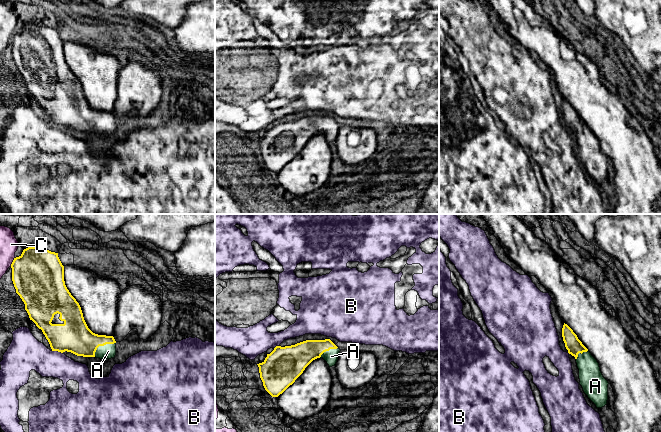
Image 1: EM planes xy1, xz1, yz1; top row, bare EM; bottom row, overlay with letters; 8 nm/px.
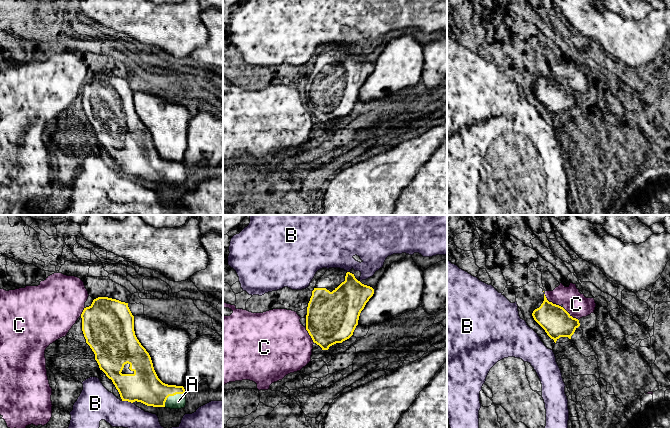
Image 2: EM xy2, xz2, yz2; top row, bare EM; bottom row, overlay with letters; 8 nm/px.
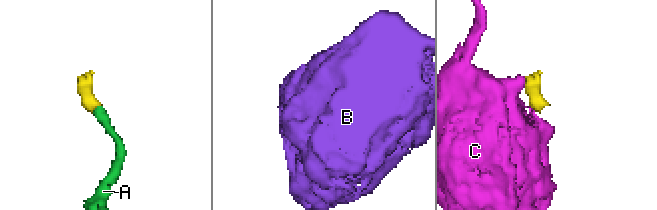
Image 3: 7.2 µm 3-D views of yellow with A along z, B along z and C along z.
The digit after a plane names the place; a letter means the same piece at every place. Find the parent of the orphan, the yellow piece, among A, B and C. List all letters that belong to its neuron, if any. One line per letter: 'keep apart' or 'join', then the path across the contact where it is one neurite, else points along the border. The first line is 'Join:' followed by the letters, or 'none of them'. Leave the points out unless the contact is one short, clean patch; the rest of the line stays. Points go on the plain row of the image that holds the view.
Join: A
A: join
B: keep apart
C: keep apart | along yz2 (544, 69), (549, 77), (560, 82)

